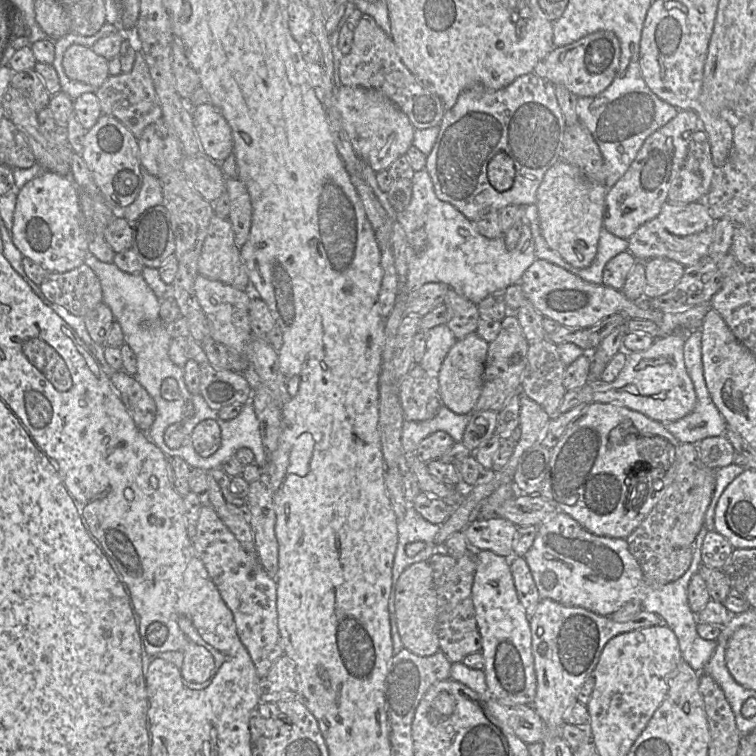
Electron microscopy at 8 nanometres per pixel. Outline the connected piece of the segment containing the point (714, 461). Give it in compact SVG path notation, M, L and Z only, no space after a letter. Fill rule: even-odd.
M725 435L706 437L696 446L699 459L709 468L718 469L734 463L735 449Z

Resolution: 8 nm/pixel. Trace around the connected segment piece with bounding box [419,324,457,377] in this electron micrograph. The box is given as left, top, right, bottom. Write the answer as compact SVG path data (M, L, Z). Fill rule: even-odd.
M446 324L435 326L425 333L426 350L419 363L431 377L437 377L442 363L457 339Z

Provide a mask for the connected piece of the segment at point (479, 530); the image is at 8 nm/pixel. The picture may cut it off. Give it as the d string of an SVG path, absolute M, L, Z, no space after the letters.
M502 518L476 519L467 525L463 532L471 548L476 551L490 550L506 557L513 552L513 541L517 526Z

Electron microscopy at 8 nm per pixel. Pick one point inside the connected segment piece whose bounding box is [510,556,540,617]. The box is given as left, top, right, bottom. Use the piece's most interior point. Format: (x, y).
(527, 592)

